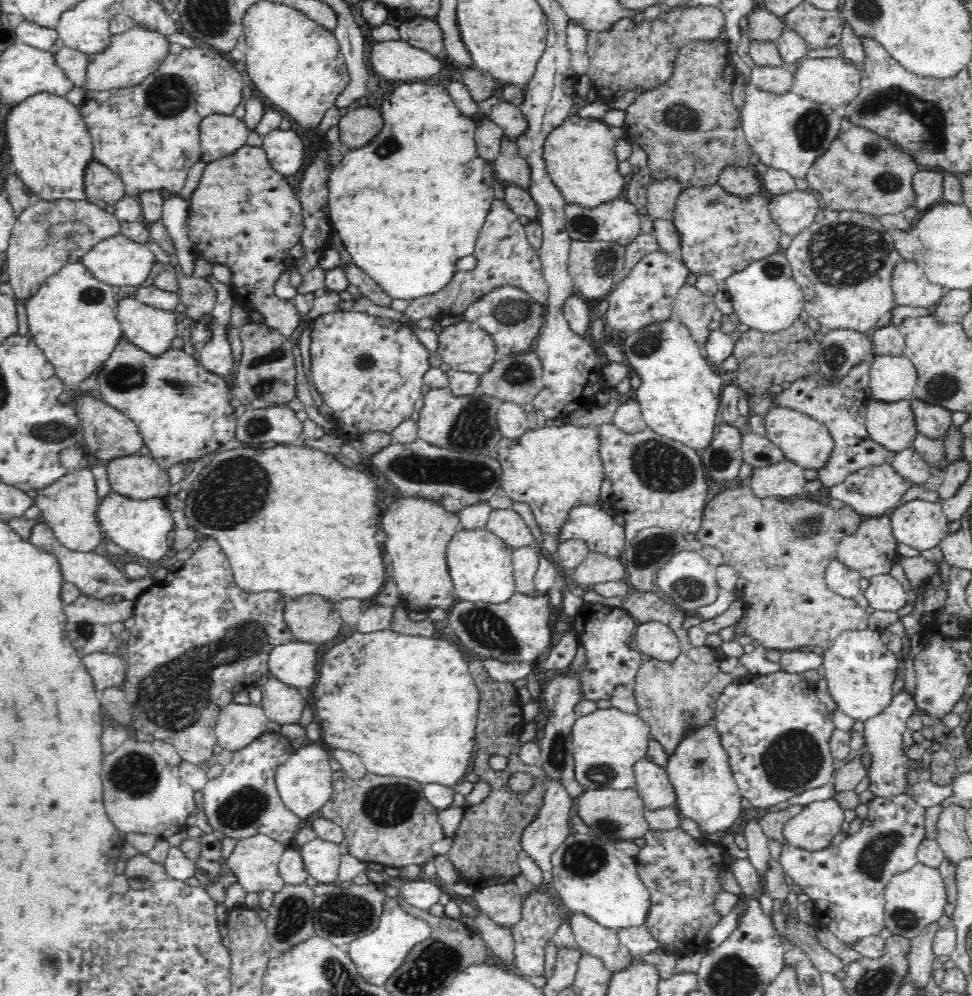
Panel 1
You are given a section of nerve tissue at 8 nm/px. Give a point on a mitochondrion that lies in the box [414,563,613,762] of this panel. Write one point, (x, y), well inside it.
(486, 629)

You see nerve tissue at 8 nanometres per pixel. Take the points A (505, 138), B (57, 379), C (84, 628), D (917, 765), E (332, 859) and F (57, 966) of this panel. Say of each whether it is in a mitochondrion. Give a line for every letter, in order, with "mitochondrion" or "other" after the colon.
A: other
B: other
C: mitochondrion
D: other
E: other
F: mitochondrion

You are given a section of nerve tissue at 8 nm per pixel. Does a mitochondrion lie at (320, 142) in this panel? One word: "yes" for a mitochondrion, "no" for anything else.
no

